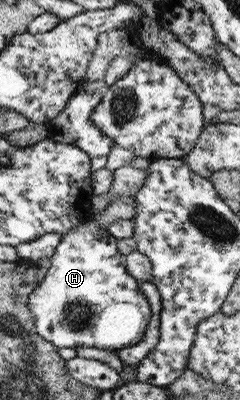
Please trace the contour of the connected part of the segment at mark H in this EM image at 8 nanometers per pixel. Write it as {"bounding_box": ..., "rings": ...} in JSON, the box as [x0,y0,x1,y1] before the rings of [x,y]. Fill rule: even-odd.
{"bounding_box":[28,218,152,351],"rings":[[[96,218],[88,219],[86,222],[81,222],[80,225],[70,229],[66,234],[62,235],[61,242],[56,247],[54,254],[51,256],[51,265],[47,270],[46,276],[42,282],[33,290],[32,296],[29,297],[28,305],[32,309],[33,317],[36,319],[37,333],[48,342],[53,343],[57,348],[75,348],[82,346],[93,346],[102,350],[116,351],[124,347],[131,347],[142,340],[145,336],[149,322],[152,320],[152,307],[145,293],[141,290],[140,282],[133,277],[128,271],[127,256],[120,253],[117,248],[117,240],[114,236],[104,228],[96,220]]]}

